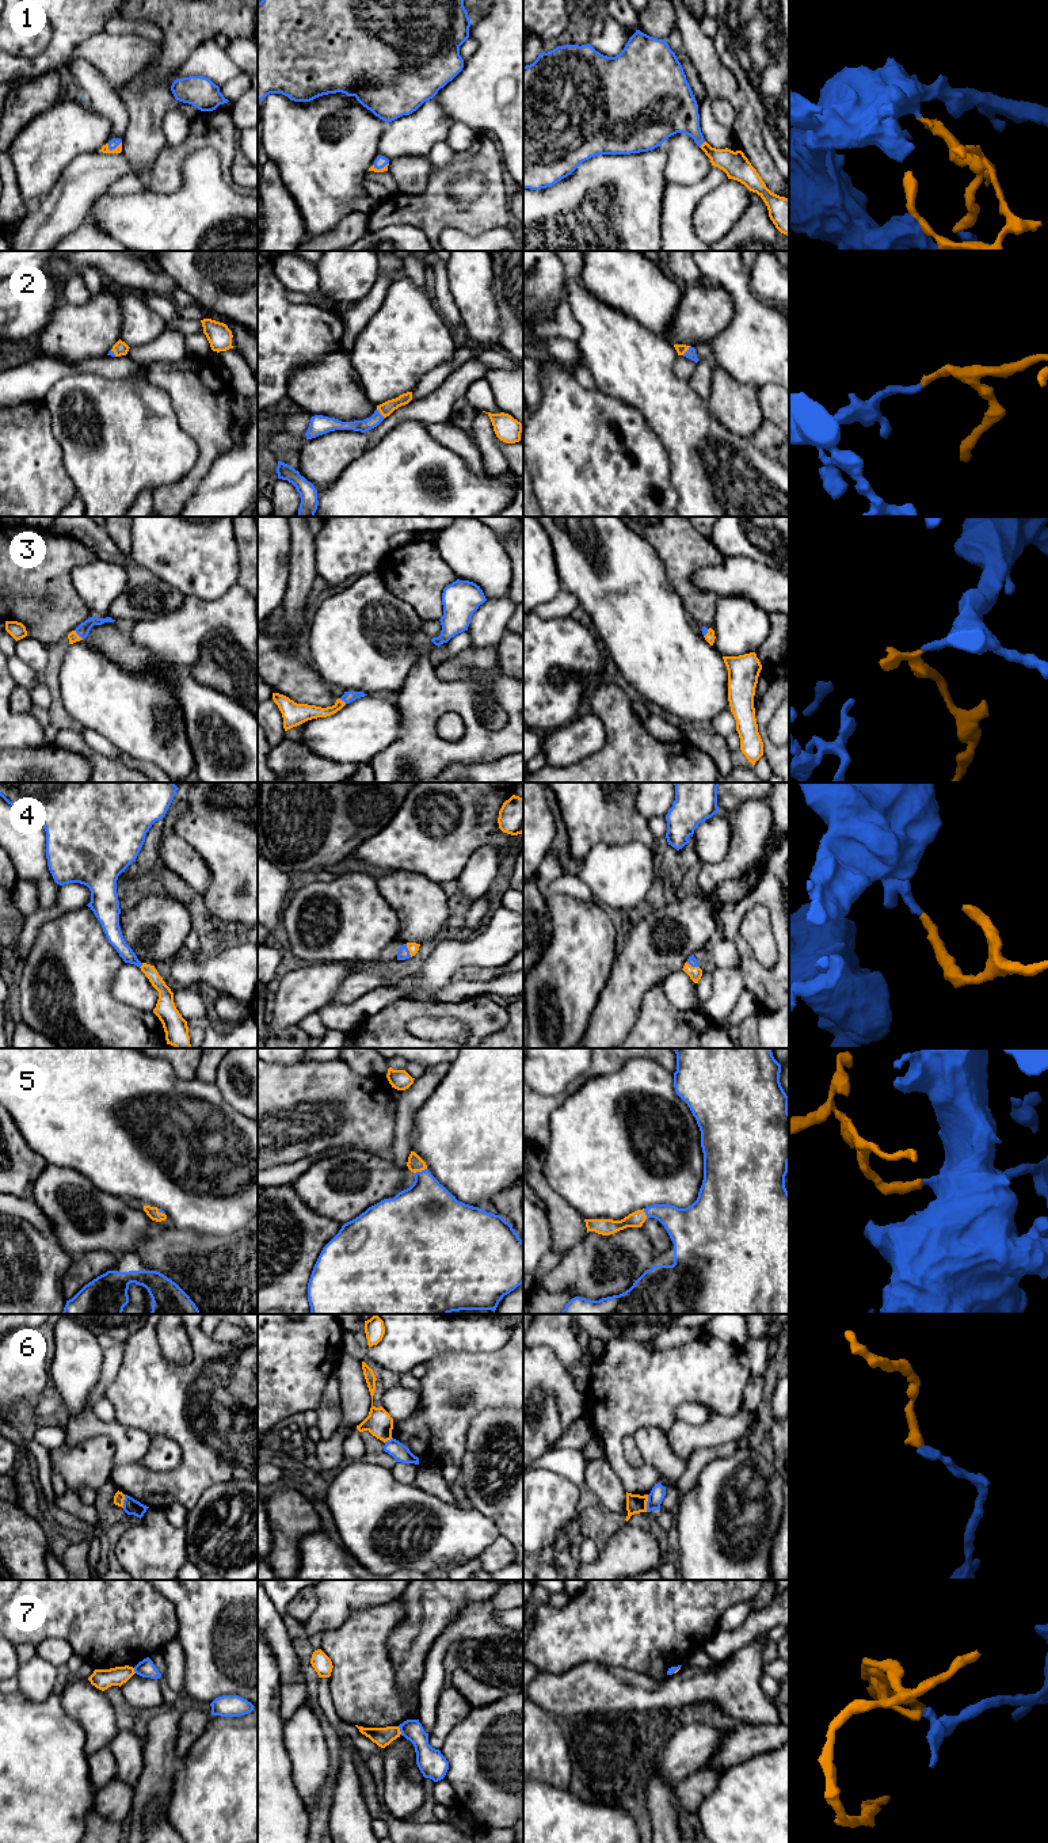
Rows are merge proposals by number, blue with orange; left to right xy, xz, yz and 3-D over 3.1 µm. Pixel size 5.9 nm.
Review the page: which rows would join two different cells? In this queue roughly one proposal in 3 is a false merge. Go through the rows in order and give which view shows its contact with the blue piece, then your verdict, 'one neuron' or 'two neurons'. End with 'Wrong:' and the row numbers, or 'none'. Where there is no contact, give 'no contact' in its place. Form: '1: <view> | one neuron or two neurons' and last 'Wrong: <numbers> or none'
1: xy | one neuron
2: xz | one neuron
3: xy | one neuron
4: xz | one neuron
5: xz | one neuron
6: yz | two neurons
7: xz | two neurons
Wrong: 6, 7

